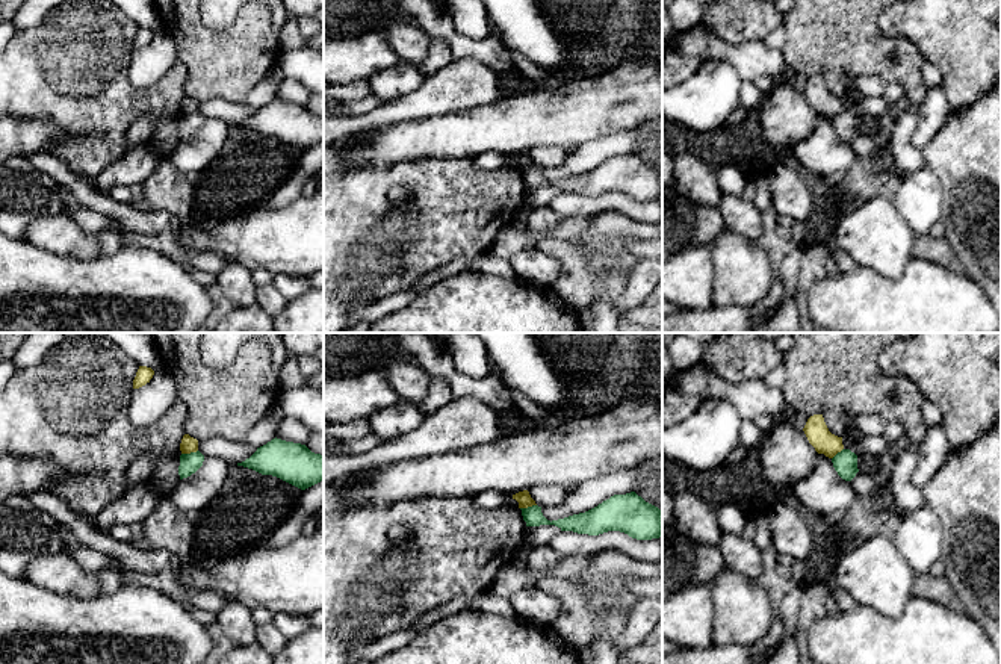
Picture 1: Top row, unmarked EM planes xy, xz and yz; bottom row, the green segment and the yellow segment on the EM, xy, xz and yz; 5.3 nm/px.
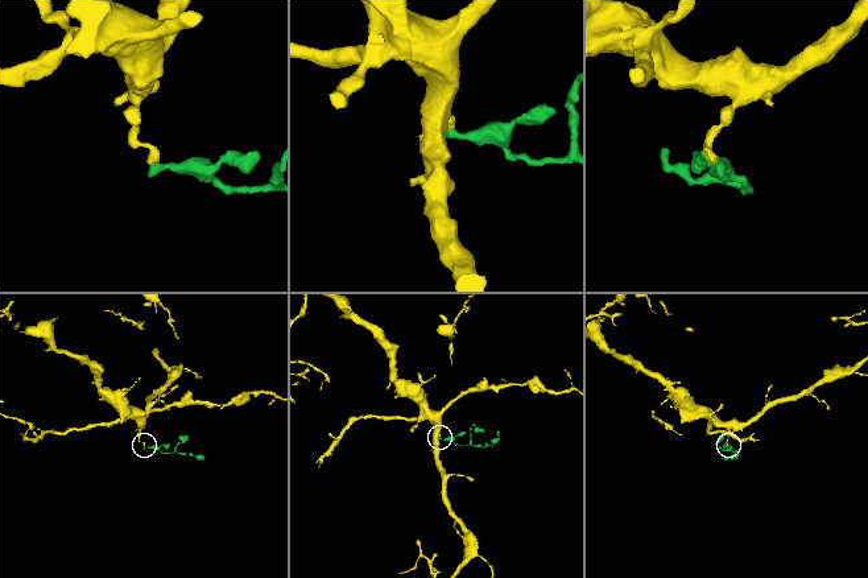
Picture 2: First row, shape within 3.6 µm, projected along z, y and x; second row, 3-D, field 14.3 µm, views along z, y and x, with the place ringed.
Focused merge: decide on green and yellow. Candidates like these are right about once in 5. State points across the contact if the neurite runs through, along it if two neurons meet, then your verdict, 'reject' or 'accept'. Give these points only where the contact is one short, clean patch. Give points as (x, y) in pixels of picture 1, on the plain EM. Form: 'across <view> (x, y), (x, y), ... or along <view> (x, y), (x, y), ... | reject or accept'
along xy (197, 111), (182, 115) | reject

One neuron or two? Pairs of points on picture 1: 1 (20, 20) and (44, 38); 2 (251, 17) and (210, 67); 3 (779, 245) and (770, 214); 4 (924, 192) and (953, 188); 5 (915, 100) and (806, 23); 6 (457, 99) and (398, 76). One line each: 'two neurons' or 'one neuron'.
1: two neurons
2: one neuron
3: one neuron
4: two neurons
5: one neuron
6: two neurons

